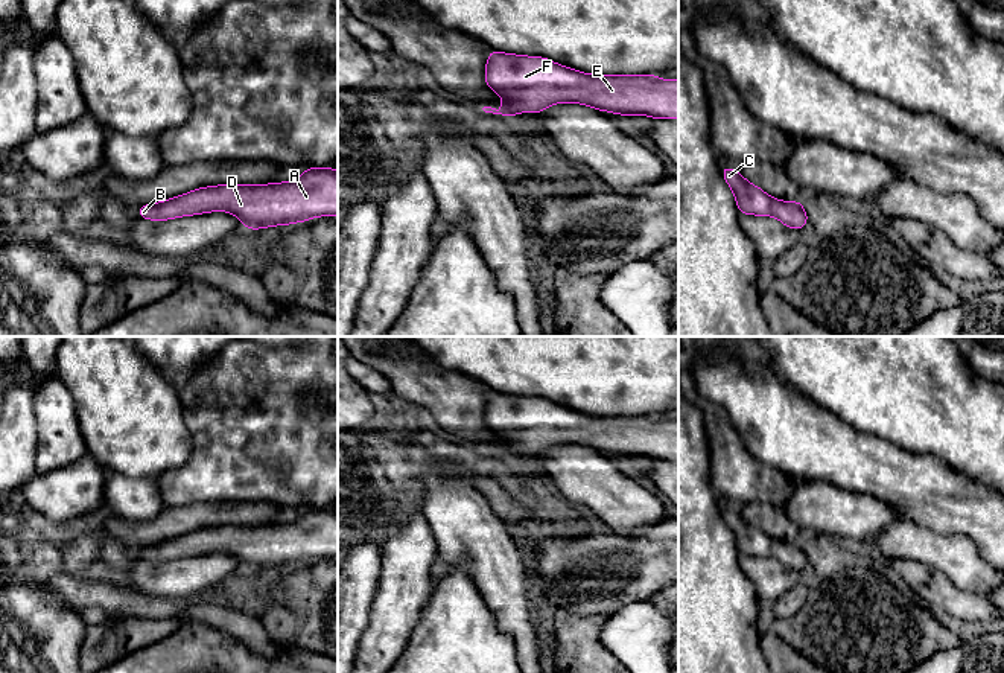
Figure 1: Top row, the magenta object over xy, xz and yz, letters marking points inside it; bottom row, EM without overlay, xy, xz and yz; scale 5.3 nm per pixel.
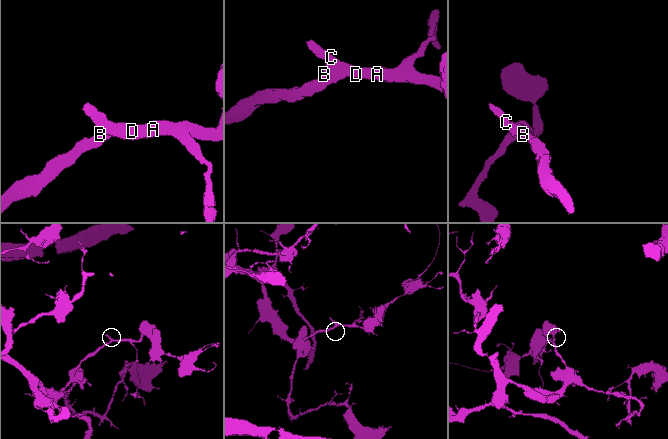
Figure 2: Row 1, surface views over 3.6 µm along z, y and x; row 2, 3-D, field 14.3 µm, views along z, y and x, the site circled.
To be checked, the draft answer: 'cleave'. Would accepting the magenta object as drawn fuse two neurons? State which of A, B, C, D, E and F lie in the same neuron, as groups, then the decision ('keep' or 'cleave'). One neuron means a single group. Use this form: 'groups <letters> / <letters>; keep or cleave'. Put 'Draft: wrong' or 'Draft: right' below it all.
groups A B C D E F; keep
Draft: wrong

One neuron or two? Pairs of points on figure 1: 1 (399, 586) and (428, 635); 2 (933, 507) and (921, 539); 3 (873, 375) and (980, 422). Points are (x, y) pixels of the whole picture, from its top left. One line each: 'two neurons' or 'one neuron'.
1: two neurons
2: two neurons
3: one neuron

